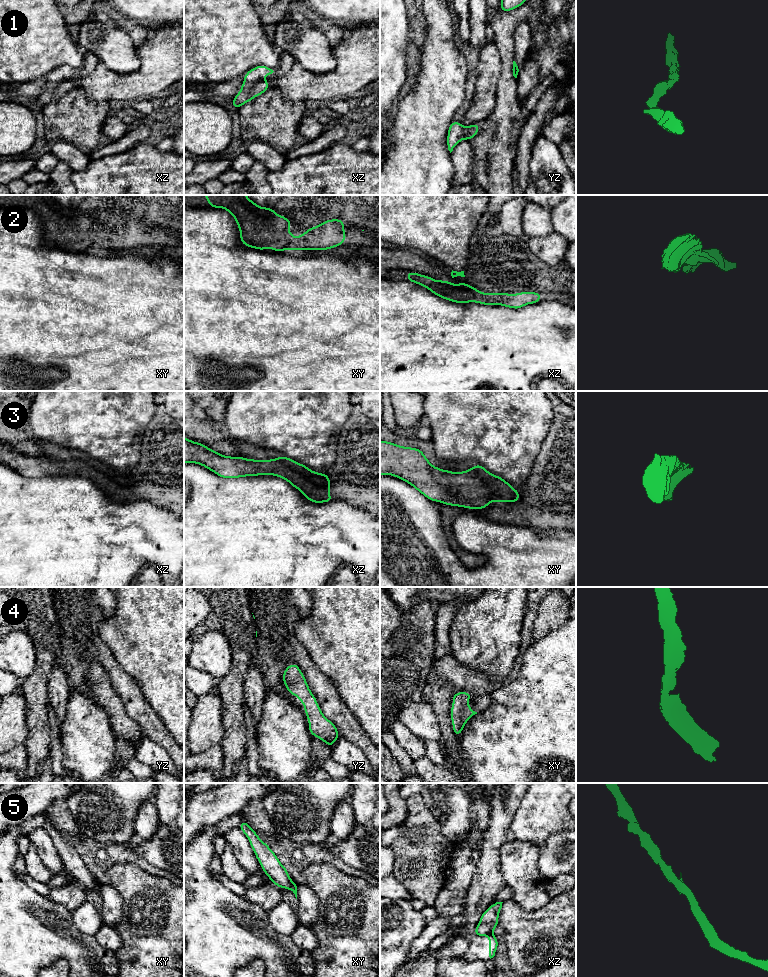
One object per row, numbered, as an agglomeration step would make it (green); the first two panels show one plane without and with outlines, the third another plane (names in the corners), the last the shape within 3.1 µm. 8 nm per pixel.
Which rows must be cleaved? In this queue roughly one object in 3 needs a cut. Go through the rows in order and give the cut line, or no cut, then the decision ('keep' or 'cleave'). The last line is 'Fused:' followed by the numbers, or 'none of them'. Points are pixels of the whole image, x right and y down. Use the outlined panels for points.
1: cut none; keep
2: cut none; keep
3: cut none; keep
4: cut none; keep
5: cut xy (294, 883), (291, 889); cleave
Fused: 5

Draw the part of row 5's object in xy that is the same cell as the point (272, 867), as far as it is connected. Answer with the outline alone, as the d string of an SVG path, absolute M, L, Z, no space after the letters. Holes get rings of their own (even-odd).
M242 821L238 827L248 838L261 868L272 881L272 884L279 888L292 890L294 883L291 881L287 868L281 864L276 854L258 837L256 831L248 823Z

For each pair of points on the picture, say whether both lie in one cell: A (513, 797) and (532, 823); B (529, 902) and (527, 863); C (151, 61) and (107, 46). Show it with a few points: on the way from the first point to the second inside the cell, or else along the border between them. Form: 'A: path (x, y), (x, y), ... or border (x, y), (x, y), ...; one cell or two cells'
A: border (525, 793), (510, 826); two cells
B: path (524, 892), (524, 873); one cell
C: border (137, 46), (140, 66), (135, 71), (122, 74); two cells

